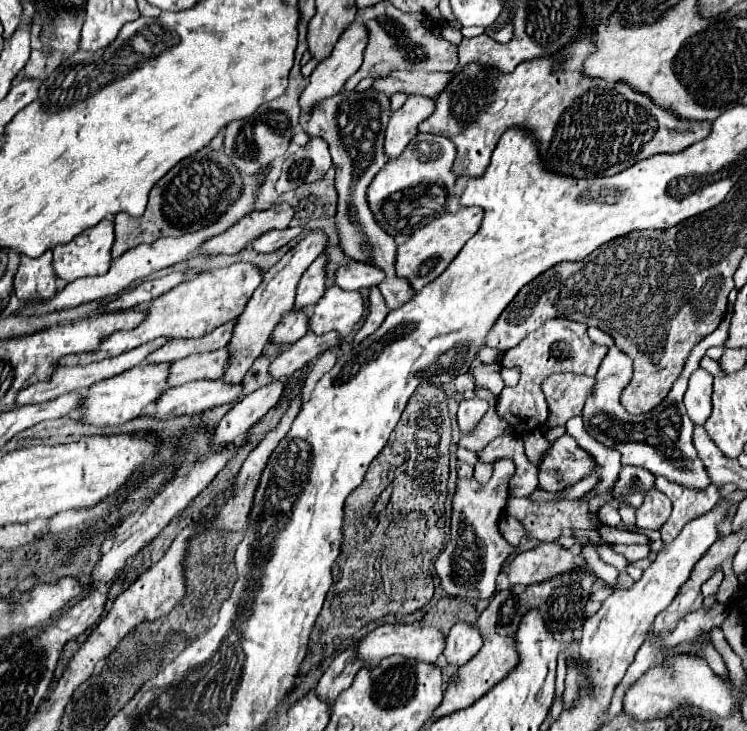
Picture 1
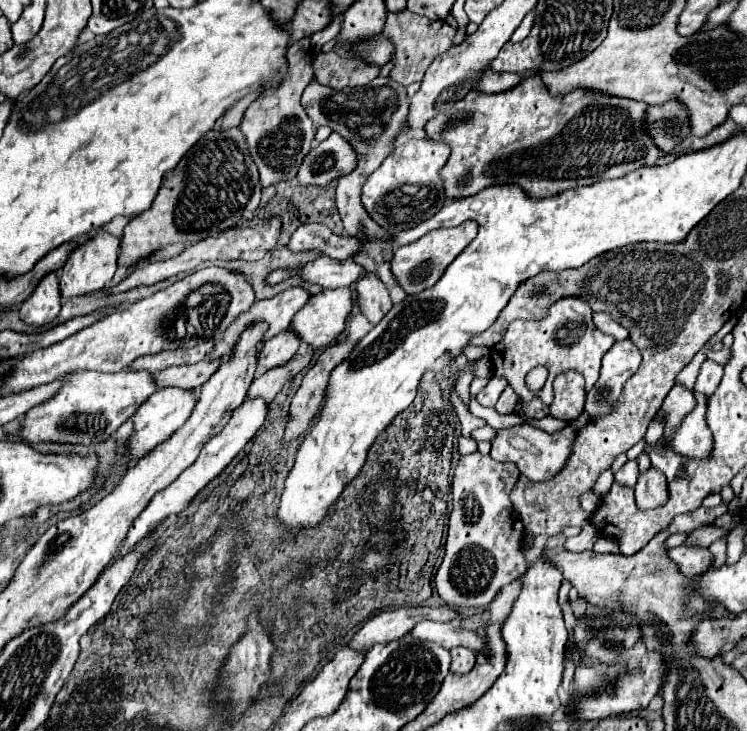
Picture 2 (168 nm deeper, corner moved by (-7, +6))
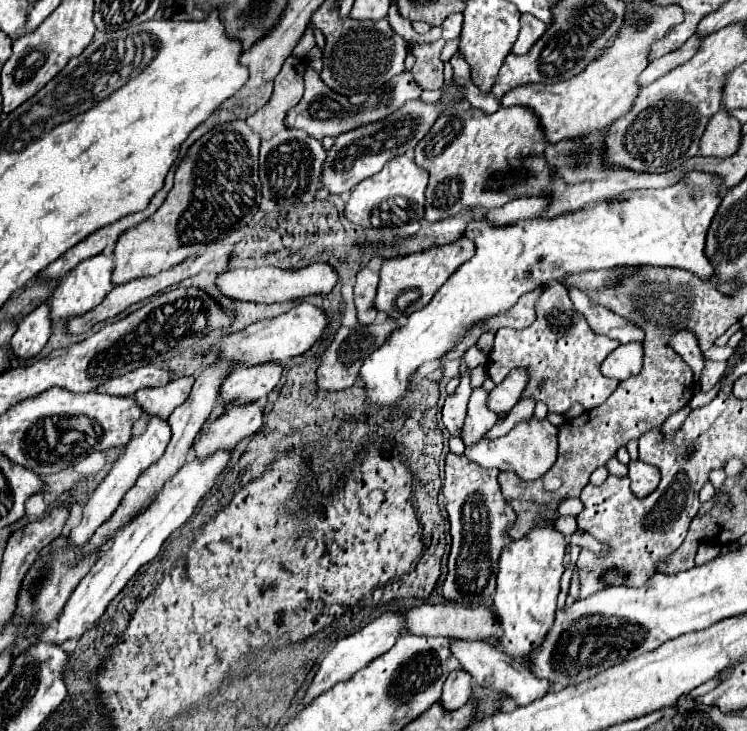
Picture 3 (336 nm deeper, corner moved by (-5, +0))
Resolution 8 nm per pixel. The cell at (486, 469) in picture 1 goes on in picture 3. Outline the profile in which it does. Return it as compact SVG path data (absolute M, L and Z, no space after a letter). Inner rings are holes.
M474 389L470 395L468 415L466 415L464 429L462 429L462 441L466 447L474 447L478 439L498 421L498 415L486 409L486 395L488 391L484 389Z

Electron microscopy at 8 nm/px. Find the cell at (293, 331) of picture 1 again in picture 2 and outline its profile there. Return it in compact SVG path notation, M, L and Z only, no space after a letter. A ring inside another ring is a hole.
M280 333L278 337L274 337L272 341L266 341L258 353L258 365L262 369L274 369L274 367L282 367L286 365L296 349L300 345L300 339L298 337L292 337L292 333Z

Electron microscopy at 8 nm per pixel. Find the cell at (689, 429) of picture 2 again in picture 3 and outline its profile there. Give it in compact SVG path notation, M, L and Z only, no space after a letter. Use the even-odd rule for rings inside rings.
M686 405L684 409L680 409L680 411L676 411L674 415L670 415L670 417L662 423L662 435L674 435L674 431L678 431L678 427L682 427L682 423L684 423L684 419L688 417L690 411L692 411L692 409Z

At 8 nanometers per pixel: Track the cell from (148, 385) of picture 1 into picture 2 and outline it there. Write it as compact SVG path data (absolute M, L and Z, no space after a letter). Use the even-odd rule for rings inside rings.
M124 369L120 373L92 373L76 371L62 379L58 393L32 407L20 423L18 437L24 443L68 443L68 445L92 445L108 439L124 421L136 413L136 409L156 391L150 373L136 373Z

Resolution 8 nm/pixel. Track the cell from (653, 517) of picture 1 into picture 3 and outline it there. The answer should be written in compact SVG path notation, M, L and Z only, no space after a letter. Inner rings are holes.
M630 461L628 463L628 479L632 481L632 491L638 497L650 495L660 483L660 471L648 463L642 461Z

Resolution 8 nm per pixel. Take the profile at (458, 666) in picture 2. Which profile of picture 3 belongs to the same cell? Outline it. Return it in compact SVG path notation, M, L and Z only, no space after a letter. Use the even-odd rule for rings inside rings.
M466 669L452 671L444 683L444 693L440 699L444 703L444 707L450 711L462 707L472 695L470 683L472 683L472 679L470 679L470 673Z

